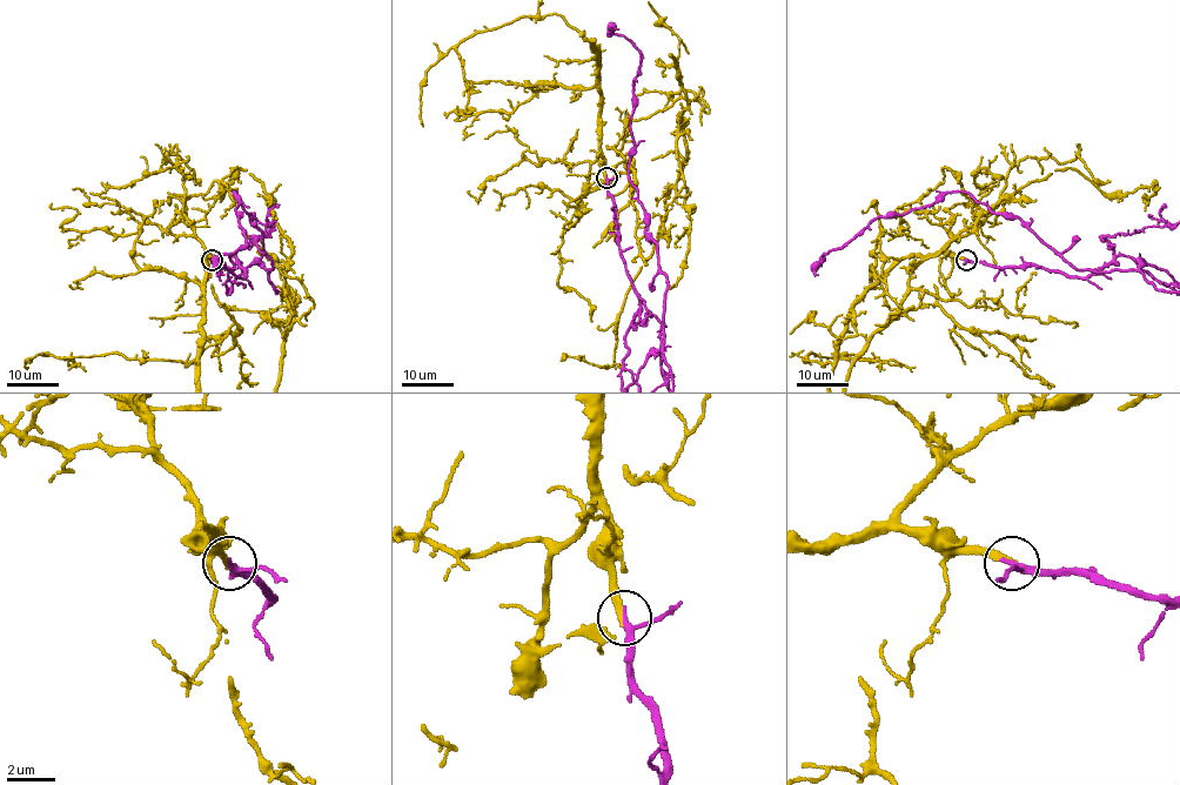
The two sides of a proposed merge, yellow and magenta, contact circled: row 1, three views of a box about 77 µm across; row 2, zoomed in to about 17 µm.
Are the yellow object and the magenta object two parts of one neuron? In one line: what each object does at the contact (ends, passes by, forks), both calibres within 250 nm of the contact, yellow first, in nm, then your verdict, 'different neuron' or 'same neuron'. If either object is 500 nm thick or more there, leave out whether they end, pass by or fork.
yellow ends; magenta passes by; calibres 320 and 240 nm; same neuron

